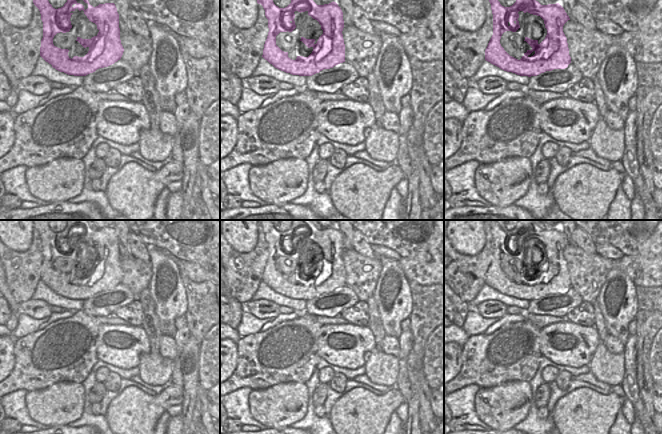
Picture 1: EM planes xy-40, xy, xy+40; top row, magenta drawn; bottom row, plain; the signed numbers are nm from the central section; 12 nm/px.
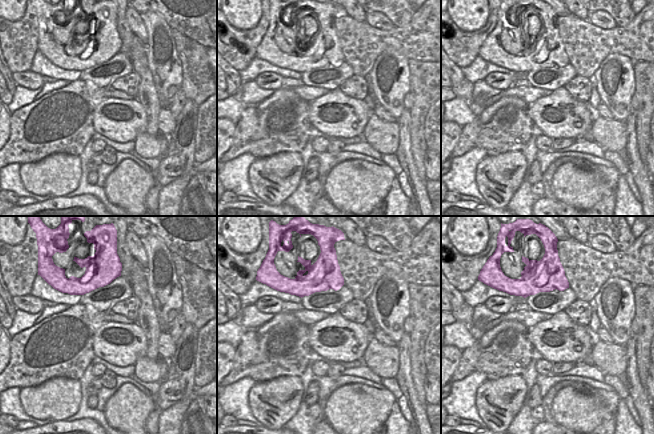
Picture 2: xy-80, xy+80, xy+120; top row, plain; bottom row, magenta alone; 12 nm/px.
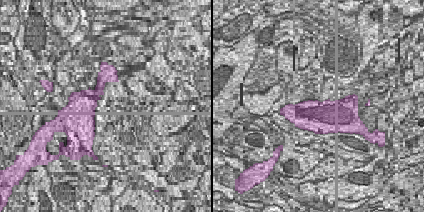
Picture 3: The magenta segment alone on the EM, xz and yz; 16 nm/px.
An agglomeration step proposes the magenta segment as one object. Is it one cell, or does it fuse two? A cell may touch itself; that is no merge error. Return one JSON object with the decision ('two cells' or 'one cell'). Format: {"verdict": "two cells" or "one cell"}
{"verdict": "one cell"}

